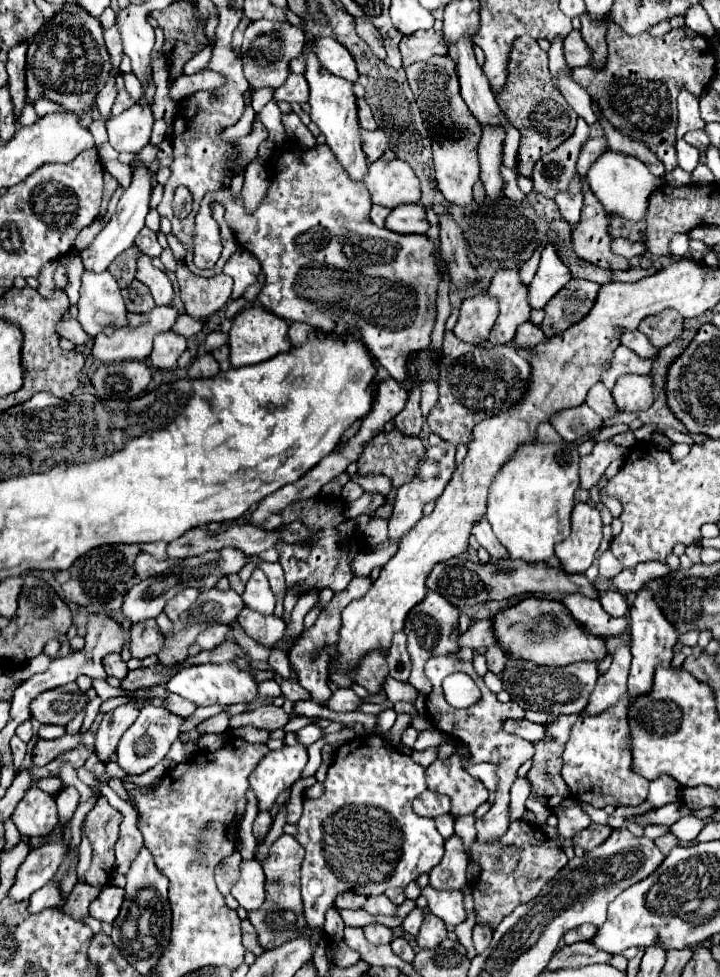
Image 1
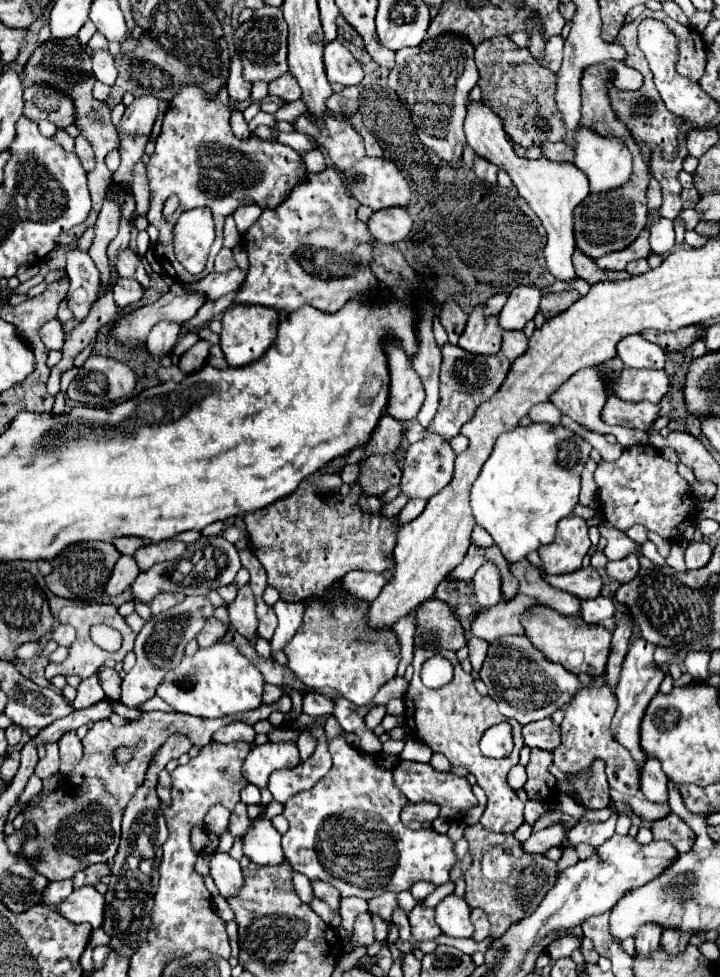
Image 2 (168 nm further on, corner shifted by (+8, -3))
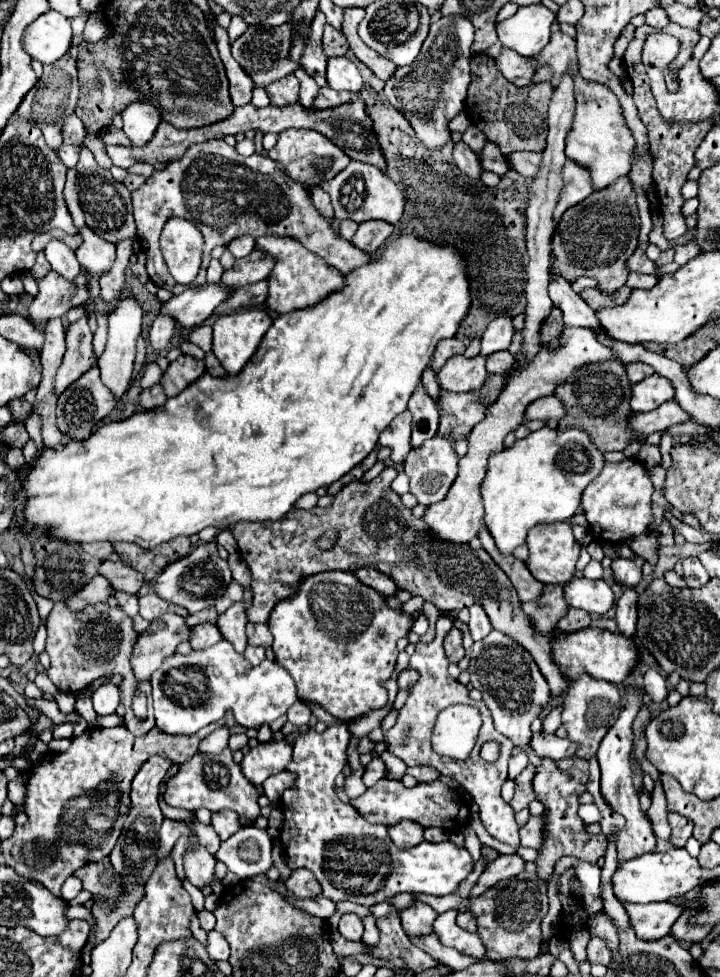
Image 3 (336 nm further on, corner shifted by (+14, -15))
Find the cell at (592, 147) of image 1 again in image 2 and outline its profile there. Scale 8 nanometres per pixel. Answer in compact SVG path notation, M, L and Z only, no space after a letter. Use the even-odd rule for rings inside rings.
M546 142L540 148L548 160L554 160L554 162L572 160L572 148L566 142Z

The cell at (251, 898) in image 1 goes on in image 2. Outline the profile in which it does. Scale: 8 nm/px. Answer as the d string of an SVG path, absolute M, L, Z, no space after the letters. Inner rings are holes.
M216 850L210 854L208 866L210 866L212 880L220 890L220 896L228 898L238 894L238 888L242 888L242 868L238 860L234 860L230 854Z

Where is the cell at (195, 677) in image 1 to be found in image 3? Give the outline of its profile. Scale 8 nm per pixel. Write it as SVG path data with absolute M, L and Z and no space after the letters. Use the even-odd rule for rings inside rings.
M220 640L218 644L206 650L192 650L190 654L174 654L170 656L162 668L152 676L152 696L154 696L154 714L156 726L168 734L196 734L202 726L210 722L222 720L228 712L232 712L234 720L244 728L260 728L264 722L274 722L298 700L296 684L290 674L276 662L264 660L260 666L252 666L242 654L238 654L228 640Z

